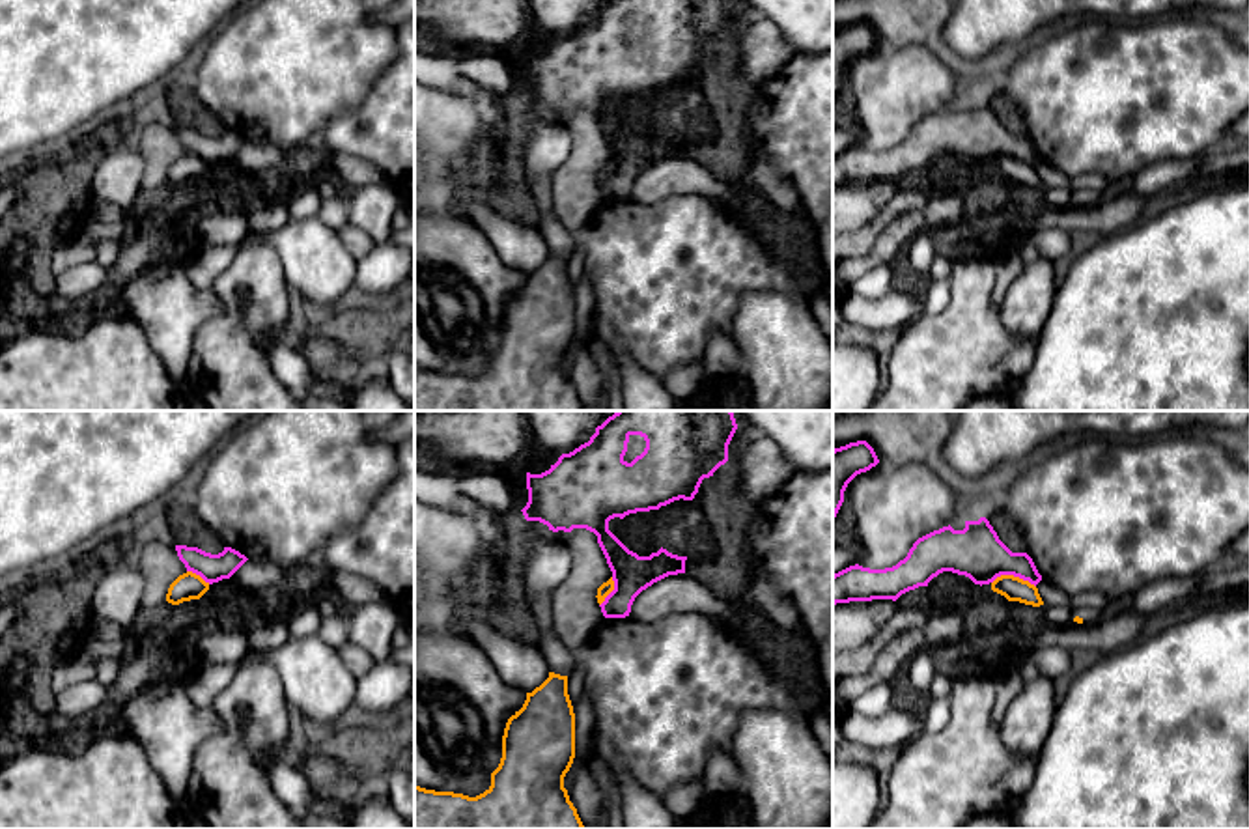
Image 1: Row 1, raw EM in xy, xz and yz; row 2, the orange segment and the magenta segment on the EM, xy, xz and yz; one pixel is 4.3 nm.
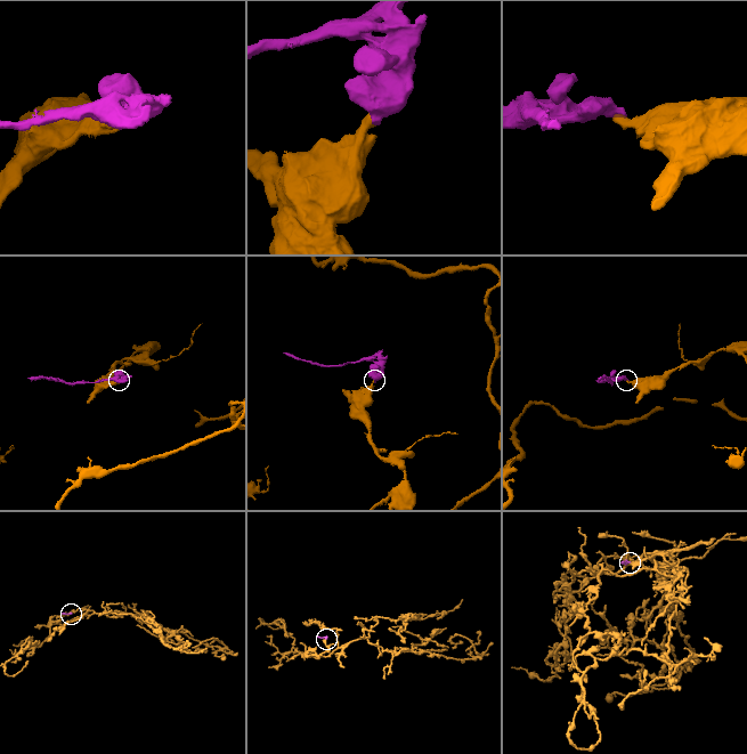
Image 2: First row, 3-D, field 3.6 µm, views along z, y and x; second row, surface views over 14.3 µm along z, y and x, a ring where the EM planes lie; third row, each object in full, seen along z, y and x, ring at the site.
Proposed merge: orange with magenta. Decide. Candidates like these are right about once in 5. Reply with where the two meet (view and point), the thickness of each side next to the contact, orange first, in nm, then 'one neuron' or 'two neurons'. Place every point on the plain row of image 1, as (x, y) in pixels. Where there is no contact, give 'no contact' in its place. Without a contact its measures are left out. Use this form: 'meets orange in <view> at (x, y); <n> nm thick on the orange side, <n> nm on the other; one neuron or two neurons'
meets orange in yz at (1012, 157); 110 nm thick on the orange side, 220 nm on the other; two neurons

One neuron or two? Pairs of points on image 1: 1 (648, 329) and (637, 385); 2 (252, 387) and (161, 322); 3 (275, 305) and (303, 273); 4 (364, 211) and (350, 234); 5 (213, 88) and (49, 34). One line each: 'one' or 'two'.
1: two
2: two
3: two
4: two
5: two

